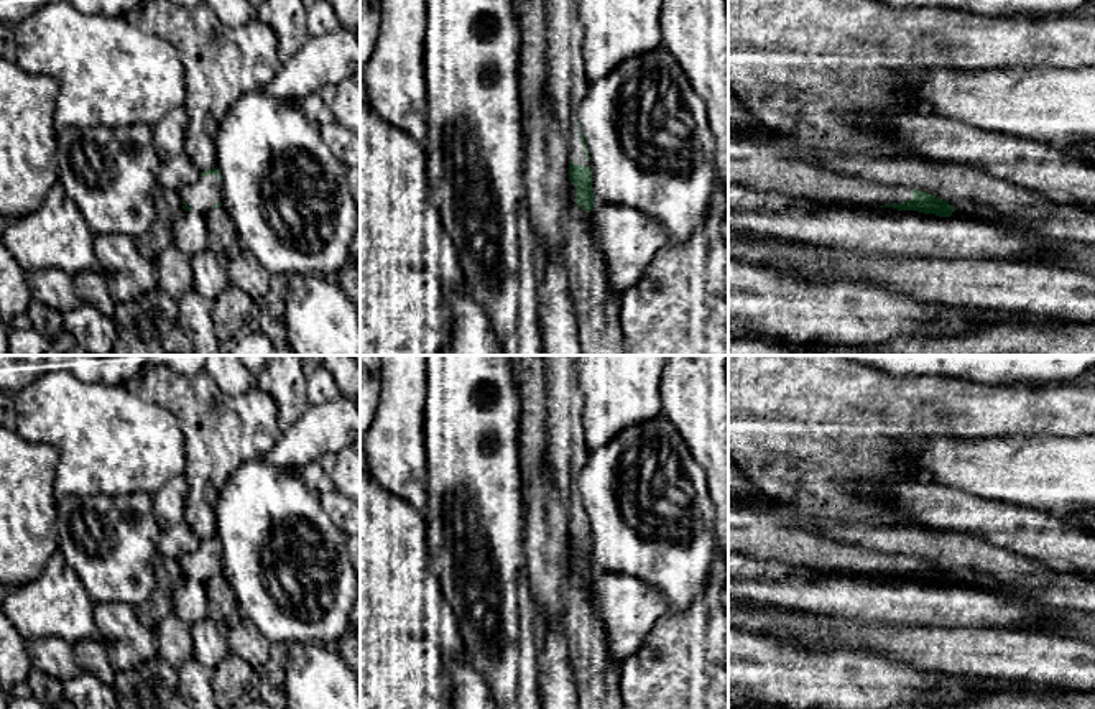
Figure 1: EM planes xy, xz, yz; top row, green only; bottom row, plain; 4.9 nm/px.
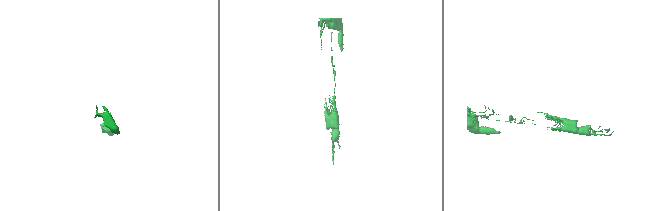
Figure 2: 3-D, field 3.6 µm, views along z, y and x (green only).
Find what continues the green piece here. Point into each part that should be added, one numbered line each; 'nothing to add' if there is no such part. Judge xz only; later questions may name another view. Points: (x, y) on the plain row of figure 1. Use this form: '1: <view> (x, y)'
1: xz (568, 451)

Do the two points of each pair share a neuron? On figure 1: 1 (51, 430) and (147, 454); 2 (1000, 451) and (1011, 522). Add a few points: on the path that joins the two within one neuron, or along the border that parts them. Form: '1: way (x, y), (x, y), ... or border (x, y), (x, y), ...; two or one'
1: way (74, 430), (99, 430), (114, 443), (124, 444); one
2: border (972, 492), (1046, 514); two

